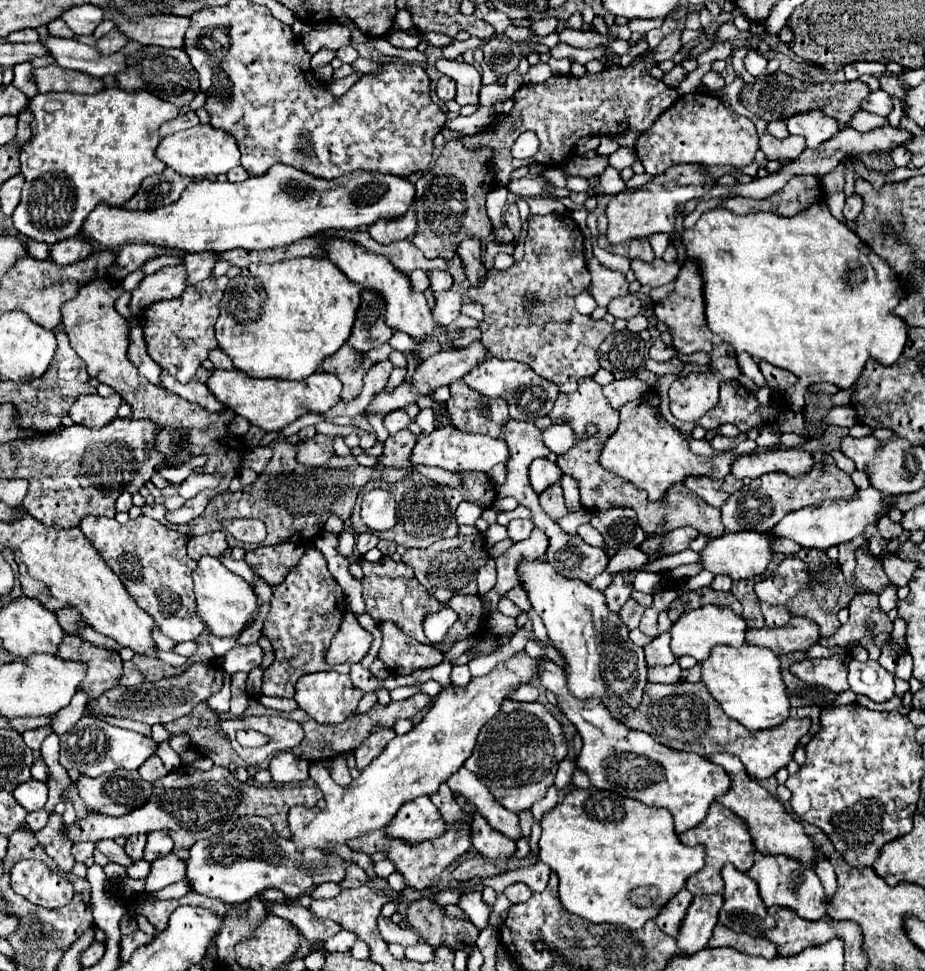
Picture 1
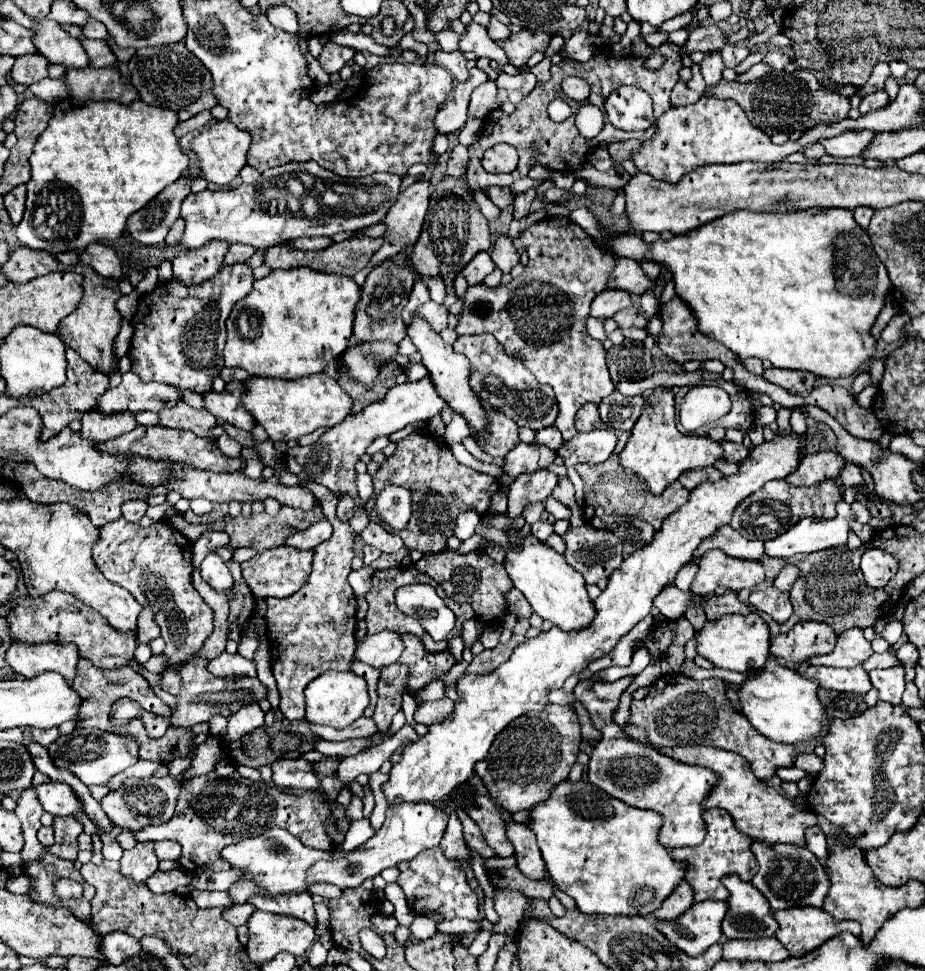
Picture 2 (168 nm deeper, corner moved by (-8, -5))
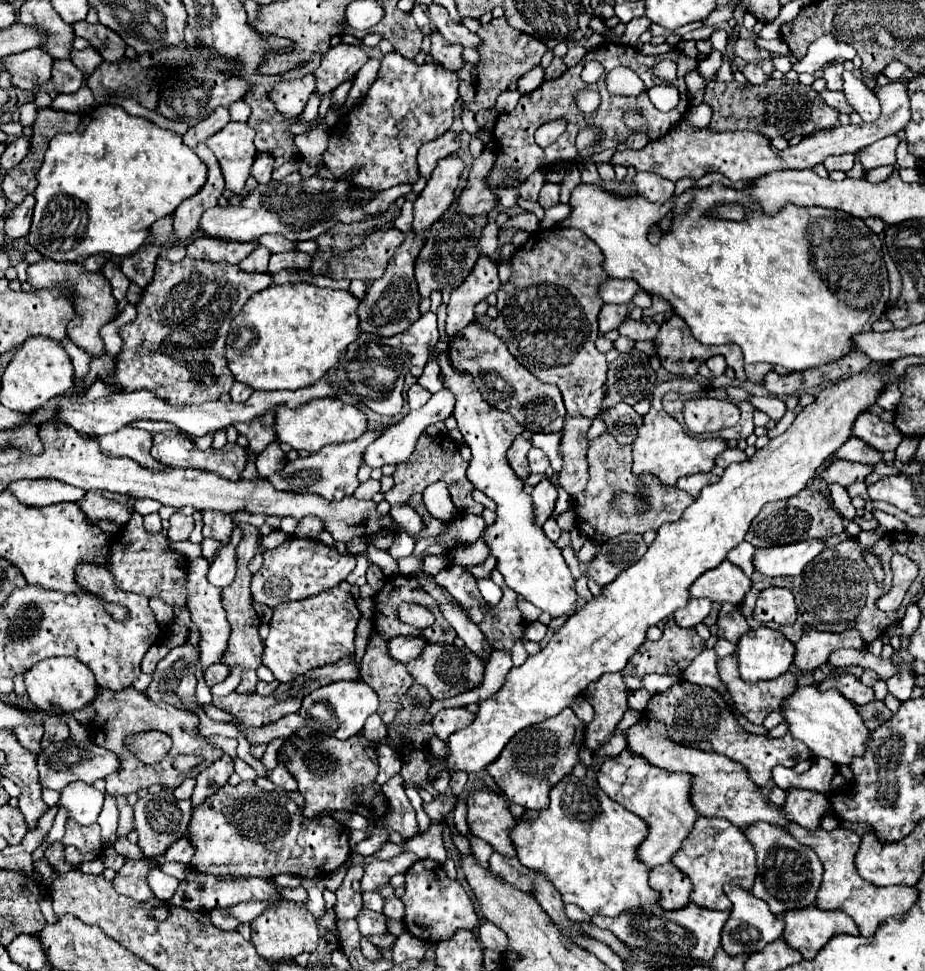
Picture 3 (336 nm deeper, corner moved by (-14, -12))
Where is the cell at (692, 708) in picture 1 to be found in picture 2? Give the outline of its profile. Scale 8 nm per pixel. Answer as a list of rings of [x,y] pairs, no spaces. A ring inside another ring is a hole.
[[[665,674],[653,684],[649,696],[643,700],[633,700],[629,710],[629,724],[645,728],[649,744],[653,744],[657,750],[675,746],[723,748],[743,756],[759,780],[769,780],[781,766],[793,766],[795,756],[805,750],[797,744],[779,744],[757,734],[745,716],[729,706],[725,700],[725,684],[719,678],[693,680],[683,674]]]

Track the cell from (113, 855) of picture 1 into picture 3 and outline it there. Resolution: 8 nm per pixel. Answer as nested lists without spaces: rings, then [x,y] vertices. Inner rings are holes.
[[[31,723],[31,727],[15,727],[13,731],[19,739],[19,743],[27,749],[31,749],[35,755],[41,753],[41,737],[43,737],[43,725],[41,723]]]

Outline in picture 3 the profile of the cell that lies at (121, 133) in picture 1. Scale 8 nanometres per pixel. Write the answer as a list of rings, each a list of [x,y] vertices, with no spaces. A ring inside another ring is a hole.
[[[101,105],[99,109],[95,109],[95,117],[89,121],[89,125],[83,131],[79,129],[79,131],[73,131],[73,133],[59,133],[57,137],[51,139],[49,149],[45,153],[45,161],[43,161],[43,165],[39,169],[39,185],[37,185],[37,191],[35,191],[37,203],[35,203],[31,231],[27,235],[29,245],[33,249],[37,249],[41,255],[45,255],[49,259],[55,259],[55,261],[83,261],[83,259],[87,259],[89,255],[95,255],[95,253],[131,255],[147,241],[151,225],[157,219],[173,215],[175,209],[179,207],[179,203],[183,203],[185,199],[193,197],[205,185],[205,181],[207,181],[207,167],[205,167],[205,163],[195,155],[193,149],[183,145],[181,135],[177,135],[175,131],[169,131],[169,129],[161,129],[159,125],[155,125],[155,123],[151,123],[151,121],[147,121],[143,117],[129,115],[123,107]]]

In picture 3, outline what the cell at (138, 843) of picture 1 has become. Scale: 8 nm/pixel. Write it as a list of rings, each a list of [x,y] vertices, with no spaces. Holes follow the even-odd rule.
[[[127,859],[123,869],[113,879],[113,887],[117,893],[137,899],[137,901],[149,901],[153,899],[153,891],[147,885],[147,873],[149,865],[159,865],[157,859]]]

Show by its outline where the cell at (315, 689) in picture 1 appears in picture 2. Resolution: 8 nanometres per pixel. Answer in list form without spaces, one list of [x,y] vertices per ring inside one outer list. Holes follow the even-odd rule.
[[[329,670],[319,678],[315,678],[313,682],[309,682],[309,686],[305,688],[305,698],[307,698],[305,718],[313,724],[323,724],[333,728],[351,726],[357,718],[363,716],[369,704],[365,680],[353,672],[335,672],[335,670]]]

